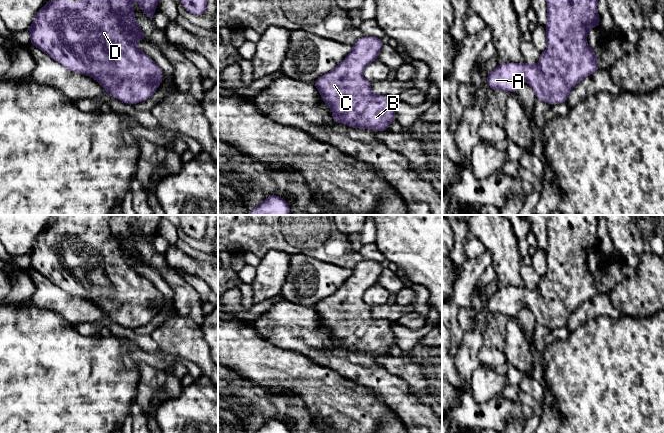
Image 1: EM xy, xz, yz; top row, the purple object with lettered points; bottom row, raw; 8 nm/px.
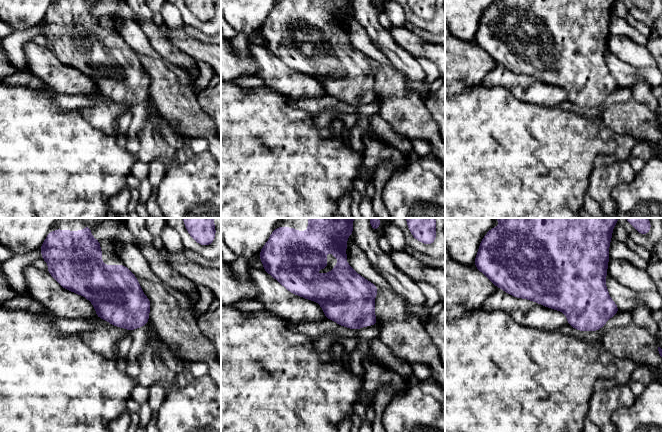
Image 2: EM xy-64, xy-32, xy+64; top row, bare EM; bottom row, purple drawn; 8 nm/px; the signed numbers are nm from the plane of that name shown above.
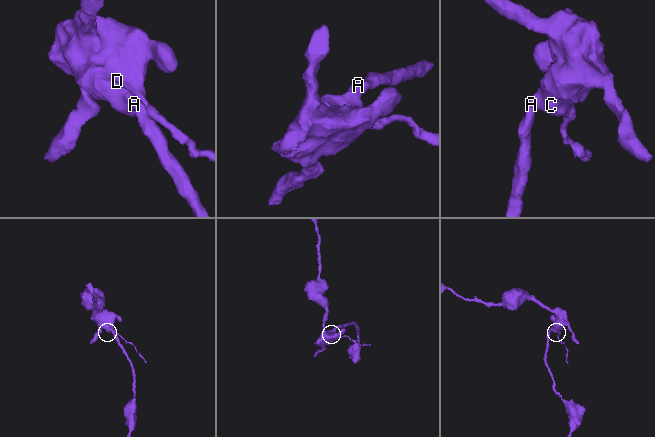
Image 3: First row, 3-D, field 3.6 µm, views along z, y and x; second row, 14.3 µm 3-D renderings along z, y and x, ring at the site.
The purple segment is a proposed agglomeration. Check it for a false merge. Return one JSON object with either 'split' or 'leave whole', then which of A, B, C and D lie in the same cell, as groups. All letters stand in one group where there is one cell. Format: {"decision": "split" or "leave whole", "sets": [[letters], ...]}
{"decision": "leave whole", "sets": [["A", "B", "C", "D"]]}

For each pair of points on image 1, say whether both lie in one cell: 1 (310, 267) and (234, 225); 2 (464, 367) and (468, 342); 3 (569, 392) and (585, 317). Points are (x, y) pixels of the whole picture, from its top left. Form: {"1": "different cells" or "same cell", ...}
{"1": "different cells", "2": "same cell", "3": "different cells"}

